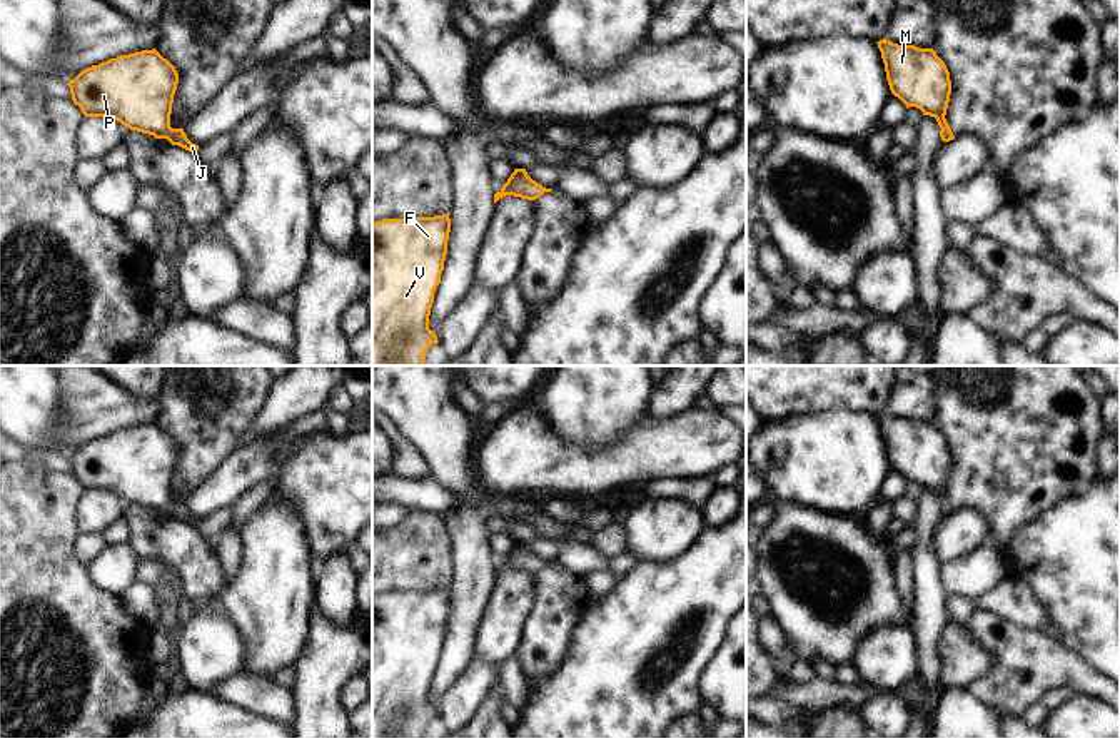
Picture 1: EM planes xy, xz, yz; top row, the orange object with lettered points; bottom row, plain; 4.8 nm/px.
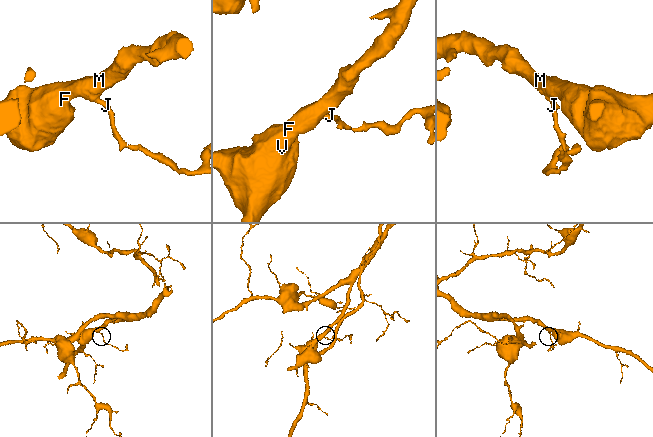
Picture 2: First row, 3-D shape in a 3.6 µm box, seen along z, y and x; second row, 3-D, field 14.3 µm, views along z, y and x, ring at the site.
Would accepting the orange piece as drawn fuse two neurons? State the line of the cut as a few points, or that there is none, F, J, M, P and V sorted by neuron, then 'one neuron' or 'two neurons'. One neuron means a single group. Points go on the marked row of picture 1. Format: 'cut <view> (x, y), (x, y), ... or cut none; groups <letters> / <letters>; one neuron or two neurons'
cut none; groups F J M P V; one neuron

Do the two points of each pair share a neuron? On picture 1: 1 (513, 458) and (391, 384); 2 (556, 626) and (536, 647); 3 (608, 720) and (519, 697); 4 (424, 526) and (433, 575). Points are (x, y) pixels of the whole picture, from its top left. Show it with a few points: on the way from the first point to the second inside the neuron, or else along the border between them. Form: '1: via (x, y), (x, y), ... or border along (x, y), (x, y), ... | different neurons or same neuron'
1: border along (478, 429), (473, 439), (471, 473) | different neurons
2: via (551, 631), (541, 641) | same neuron
3: border along (531, 685), (528, 700), (519, 710) | different neurons
4: via (424, 538), (424, 553), (429, 563) | same neuron

